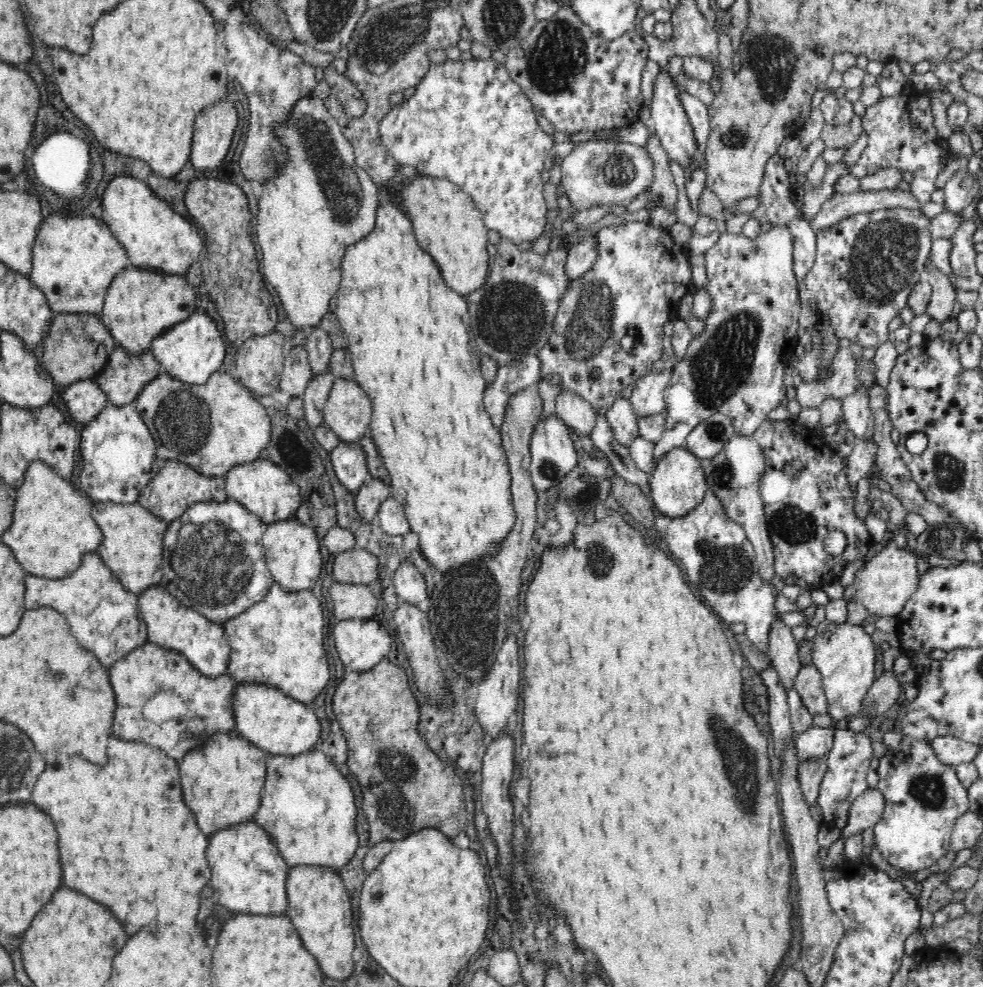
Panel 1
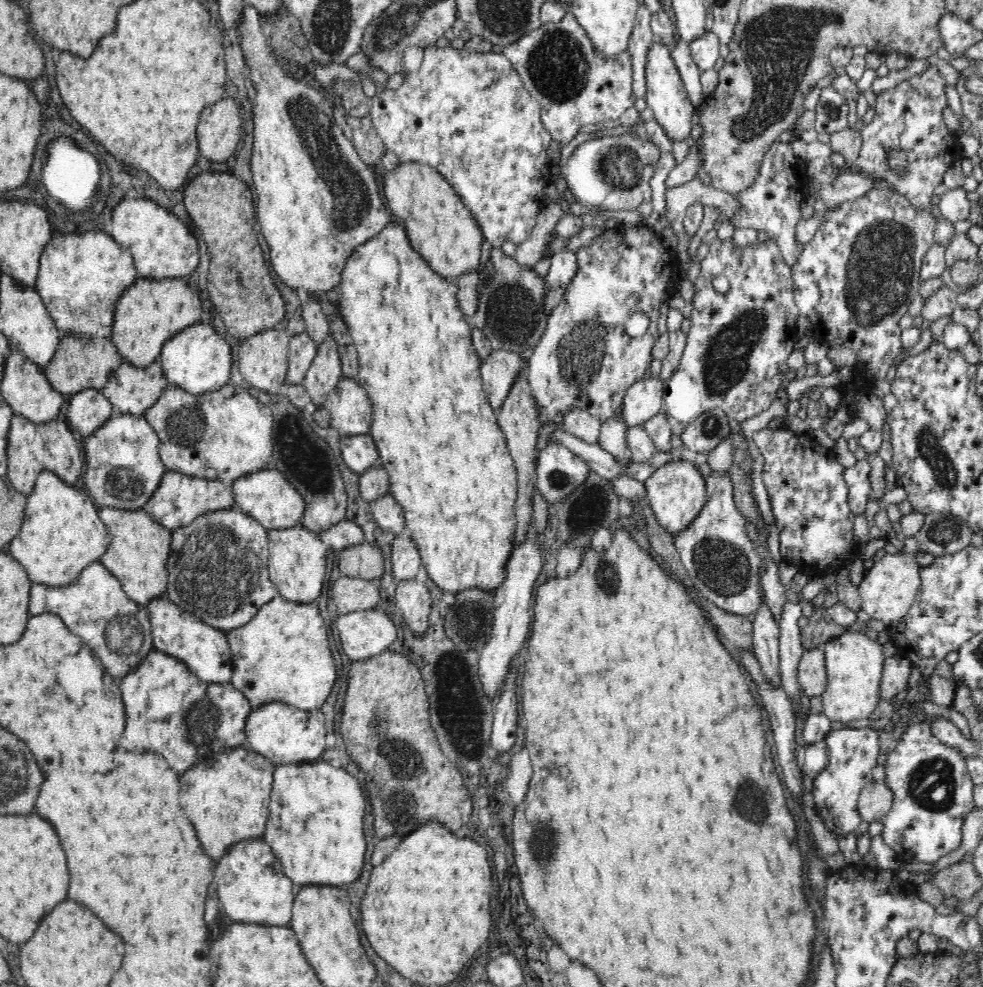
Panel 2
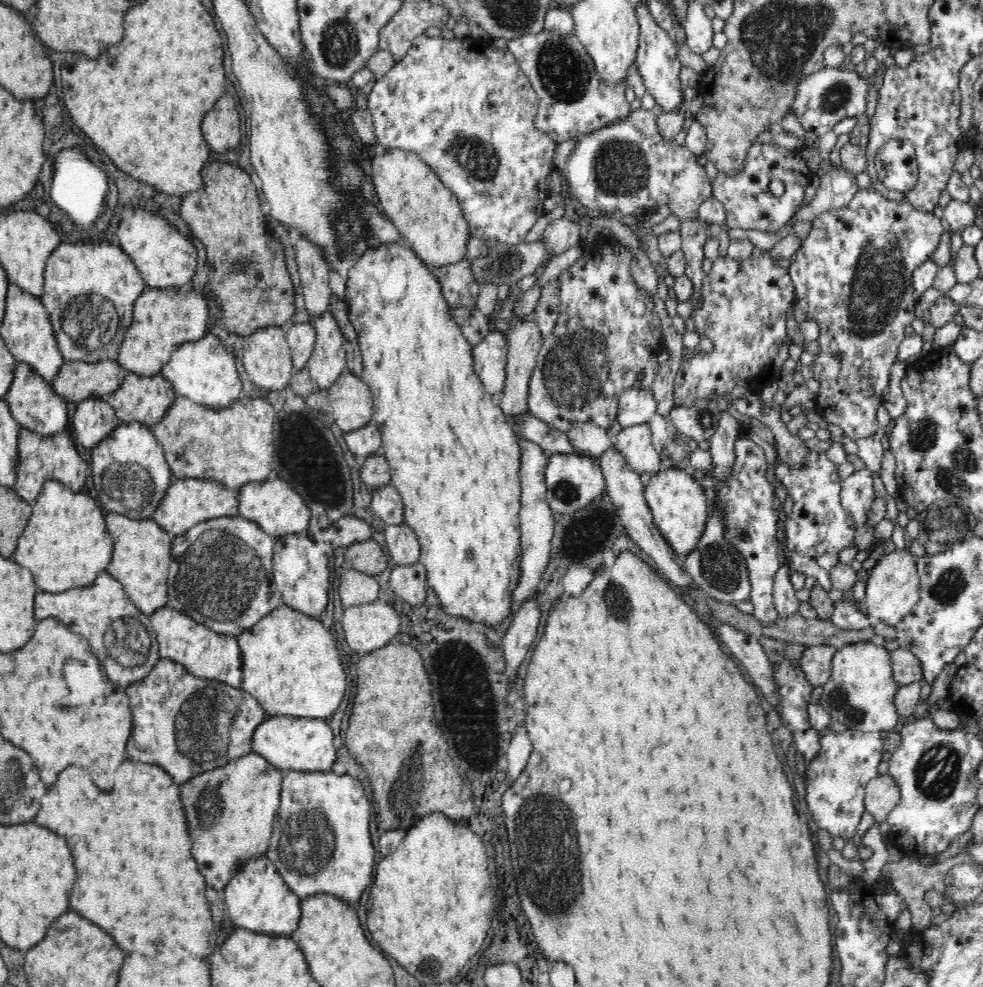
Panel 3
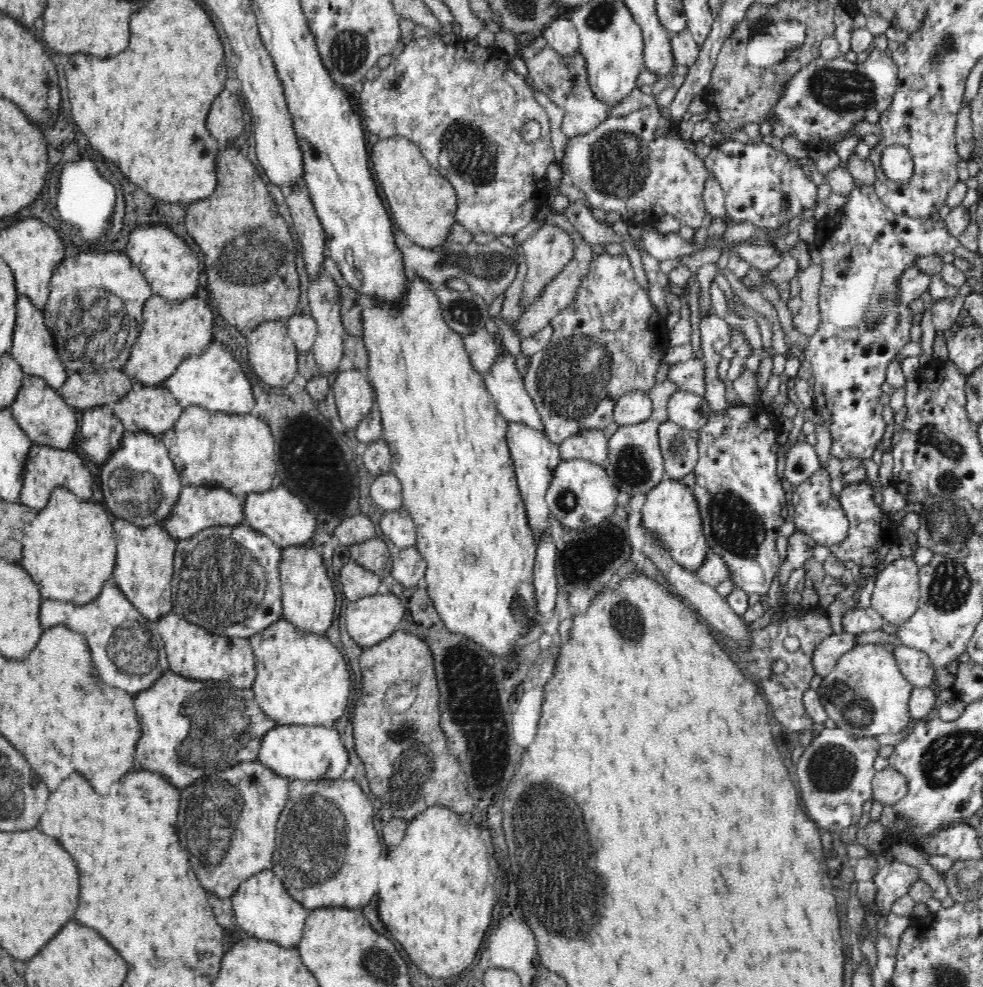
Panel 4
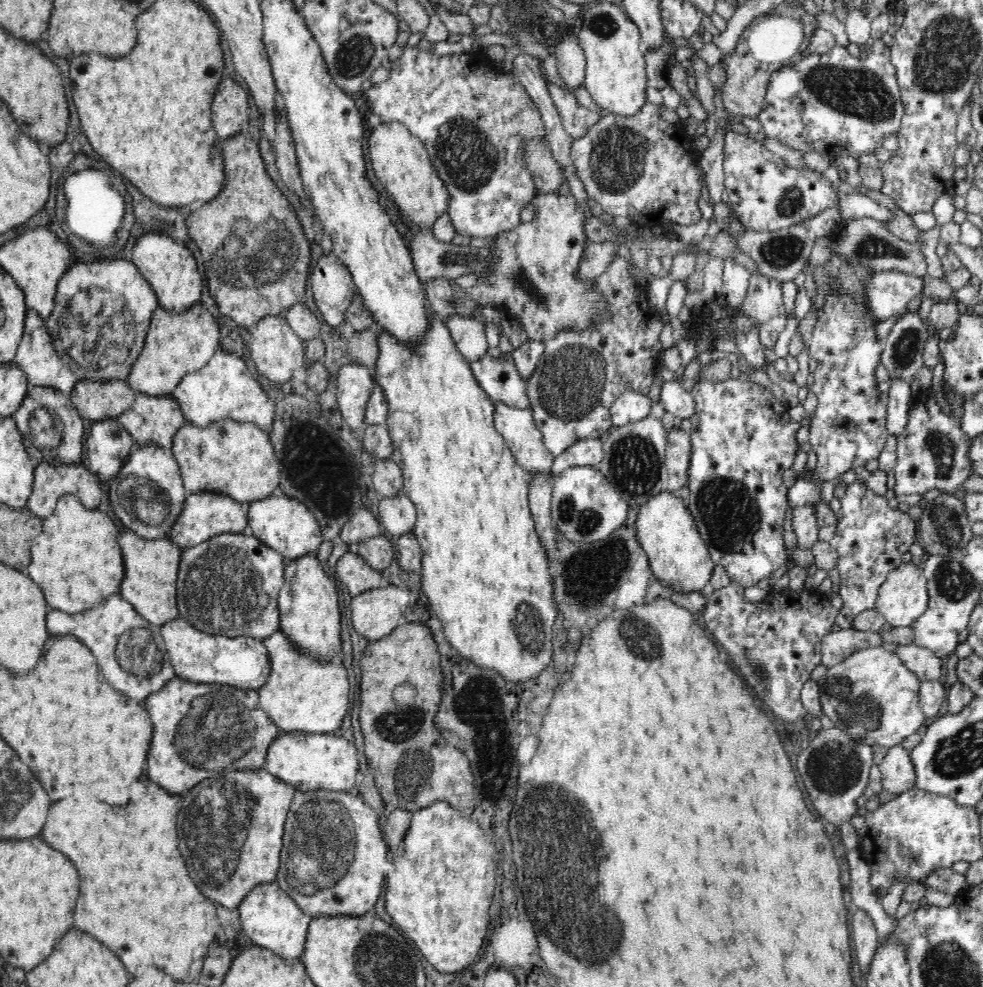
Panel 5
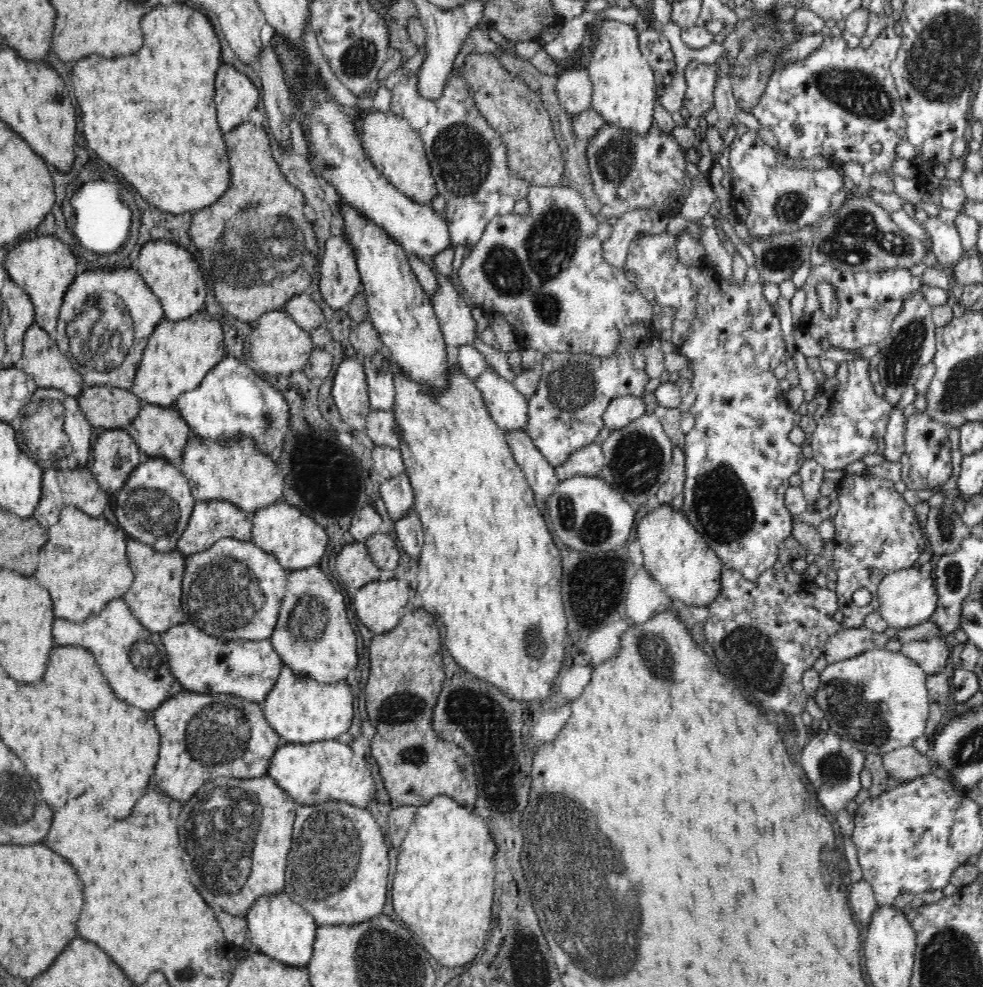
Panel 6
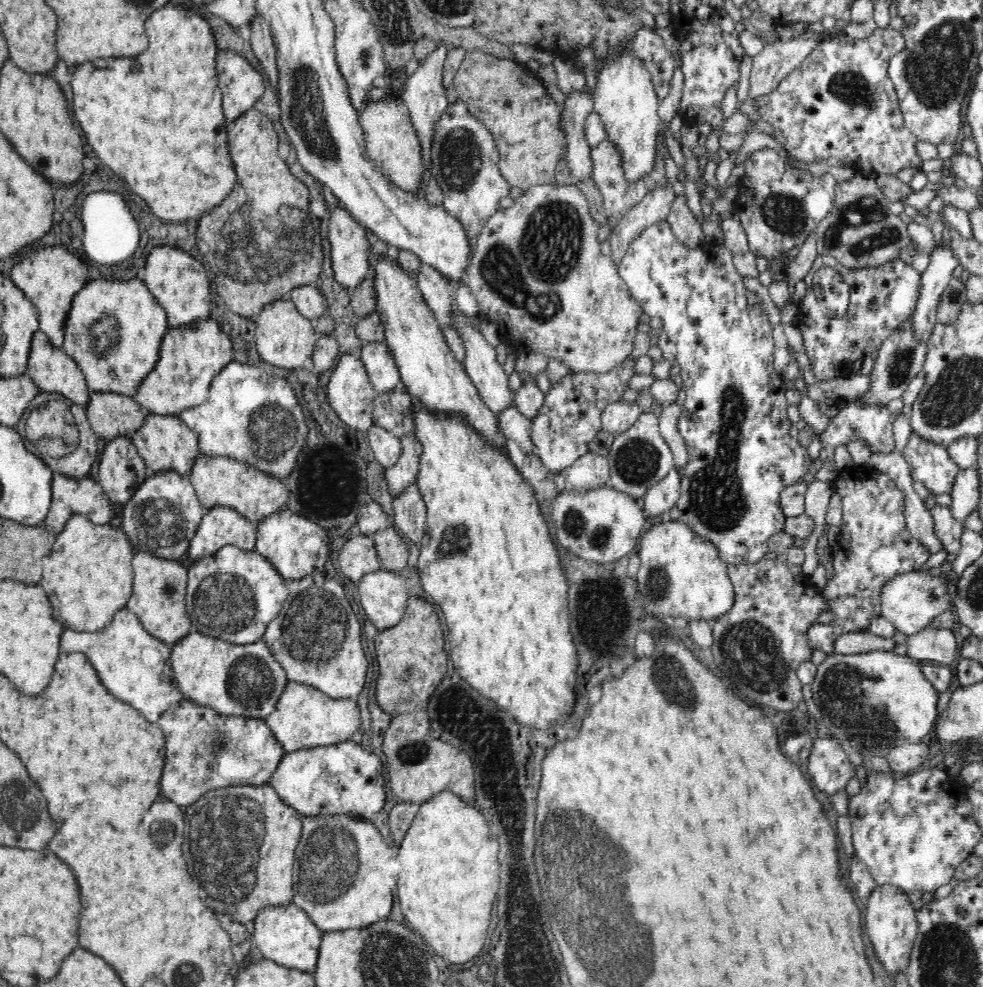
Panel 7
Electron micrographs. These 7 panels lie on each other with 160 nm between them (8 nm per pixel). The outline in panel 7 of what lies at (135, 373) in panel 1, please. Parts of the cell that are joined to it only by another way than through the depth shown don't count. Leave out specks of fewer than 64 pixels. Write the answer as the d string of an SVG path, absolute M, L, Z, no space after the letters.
M147 413L144 426L130 434L149 471L170 470L188 476L200 452L197 434L178 415Z

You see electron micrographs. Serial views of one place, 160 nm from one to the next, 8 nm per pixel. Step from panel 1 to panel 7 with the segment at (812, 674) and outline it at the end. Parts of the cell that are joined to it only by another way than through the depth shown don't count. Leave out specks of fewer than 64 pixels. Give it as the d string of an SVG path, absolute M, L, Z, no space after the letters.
M869 630L842 633L833 642L831 654L866 654L873 650L890 650L895 648L895 642L890 638L878 636Z

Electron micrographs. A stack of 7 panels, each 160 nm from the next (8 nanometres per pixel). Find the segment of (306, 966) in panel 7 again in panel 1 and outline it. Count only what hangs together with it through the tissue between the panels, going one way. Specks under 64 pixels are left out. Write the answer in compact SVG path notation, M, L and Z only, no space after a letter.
M254 820L238 822L238 825L226 825L226 829L210 834L206 859L212 870L210 886L220 896L220 904L233 913L248 915L283 914L286 910L286 878L290 866L286 864L279 848L271 841L270 835Z

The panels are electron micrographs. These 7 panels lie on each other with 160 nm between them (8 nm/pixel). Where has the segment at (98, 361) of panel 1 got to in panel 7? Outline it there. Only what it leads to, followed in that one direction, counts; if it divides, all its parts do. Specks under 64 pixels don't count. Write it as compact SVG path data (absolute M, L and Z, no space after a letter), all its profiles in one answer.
M99 391L91 392L84 410L92 430L108 441L142 428L147 414L132 397Z

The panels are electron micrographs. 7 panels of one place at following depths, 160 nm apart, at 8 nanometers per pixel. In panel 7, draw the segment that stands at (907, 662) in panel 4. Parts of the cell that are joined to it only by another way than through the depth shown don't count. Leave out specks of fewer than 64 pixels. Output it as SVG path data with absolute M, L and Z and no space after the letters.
M922 629L907 638L906 654L919 662L934 661L950 666L956 658L959 639L956 629Z

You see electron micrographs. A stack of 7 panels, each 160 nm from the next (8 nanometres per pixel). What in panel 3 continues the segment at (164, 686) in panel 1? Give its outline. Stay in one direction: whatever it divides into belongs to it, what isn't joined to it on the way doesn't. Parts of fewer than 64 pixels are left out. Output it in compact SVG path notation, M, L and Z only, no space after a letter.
M160 658L146 677L132 682L125 688L132 712L132 738L126 746L128 756L136 762L162 766L176 784L190 780L192 776L206 773L218 766L253 751L252 738L260 724L269 718L258 701L246 691L234 688L225 682L195 677L184 666L172 659Z

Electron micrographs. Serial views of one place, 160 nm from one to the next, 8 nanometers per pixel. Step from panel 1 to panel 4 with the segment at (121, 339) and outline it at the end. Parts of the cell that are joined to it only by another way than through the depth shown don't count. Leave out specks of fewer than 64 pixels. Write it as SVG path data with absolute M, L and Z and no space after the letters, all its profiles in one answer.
M151 295L145 302L142 327L121 370L144 386L164 384L184 358L190 357L190 354L201 354L210 342L218 338L213 326L210 306L197 296L170 301Z

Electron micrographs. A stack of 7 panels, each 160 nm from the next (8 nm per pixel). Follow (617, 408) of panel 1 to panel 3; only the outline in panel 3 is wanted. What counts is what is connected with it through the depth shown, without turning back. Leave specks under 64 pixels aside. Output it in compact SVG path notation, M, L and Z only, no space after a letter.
M610 446L604 454L598 460L599 467L602 471L602 477L606 481L605 488L608 490L608 494L613 502L613 506L616 507L616 512L620 517L625 531L632 537L632 540L658 564L658 570L660 570L661 576L672 580L674 584L684 589L686 584L690 584L693 580L690 575L684 570L678 567L678 563L674 561L672 553L670 553L671 546L667 540L660 533L660 530L655 526L650 507L647 505L644 489L645 486L640 480L640 474L631 470L625 462L625 458L621 456L621 452L615 448L615 446Z

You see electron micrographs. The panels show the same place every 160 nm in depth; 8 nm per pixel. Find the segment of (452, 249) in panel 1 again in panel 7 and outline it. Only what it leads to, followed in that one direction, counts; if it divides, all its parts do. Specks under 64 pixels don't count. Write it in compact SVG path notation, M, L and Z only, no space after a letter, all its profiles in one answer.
M383 98L378 102L369 102L364 105L359 111L359 123L363 128L365 147L371 161L384 173L388 180L399 186L400 189L418 194L423 183L426 166L423 161L421 142L408 110L401 105L398 99Z

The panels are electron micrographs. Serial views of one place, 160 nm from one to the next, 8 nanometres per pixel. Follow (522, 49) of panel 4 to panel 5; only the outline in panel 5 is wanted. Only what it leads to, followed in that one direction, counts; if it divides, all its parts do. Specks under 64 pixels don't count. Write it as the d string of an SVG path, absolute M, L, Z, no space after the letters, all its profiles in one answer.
M542 70L542 77L546 81L550 96L561 116L561 123L571 139L578 140L598 122L599 116L595 111L580 105L574 93L566 91L563 87L557 86L547 79Z

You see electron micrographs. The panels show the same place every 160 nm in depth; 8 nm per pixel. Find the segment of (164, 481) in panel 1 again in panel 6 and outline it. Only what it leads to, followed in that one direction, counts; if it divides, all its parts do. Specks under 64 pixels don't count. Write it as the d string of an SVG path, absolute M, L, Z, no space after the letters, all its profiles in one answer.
M196 501L192 514L188 518L188 524L186 524L181 538L178 538L177 549L184 556L190 556L202 553L221 538L230 537L236 540L250 541L252 526L250 515L228 501Z

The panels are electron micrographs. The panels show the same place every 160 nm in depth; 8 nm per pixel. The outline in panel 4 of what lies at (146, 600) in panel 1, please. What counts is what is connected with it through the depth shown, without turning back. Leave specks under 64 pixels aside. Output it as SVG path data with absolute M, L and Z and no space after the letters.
M174 612L165 613L156 621L155 627L160 633L169 668L176 674L198 681L229 682L239 689L251 688L255 676L254 651L248 639L213 634Z

